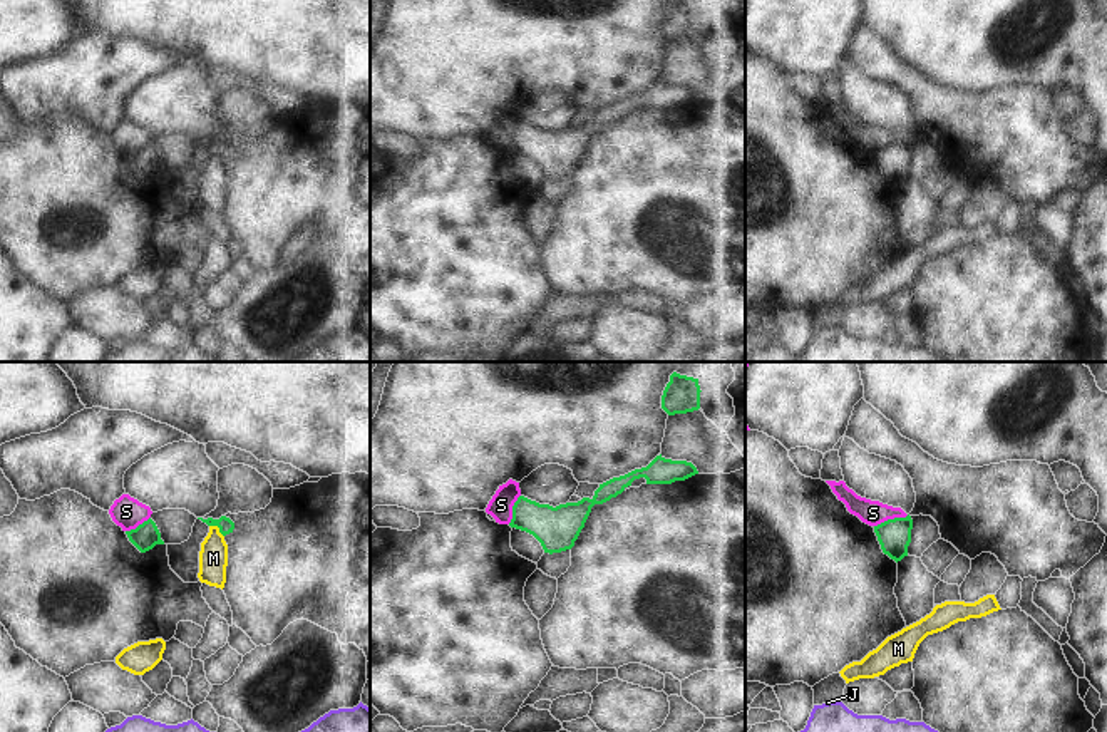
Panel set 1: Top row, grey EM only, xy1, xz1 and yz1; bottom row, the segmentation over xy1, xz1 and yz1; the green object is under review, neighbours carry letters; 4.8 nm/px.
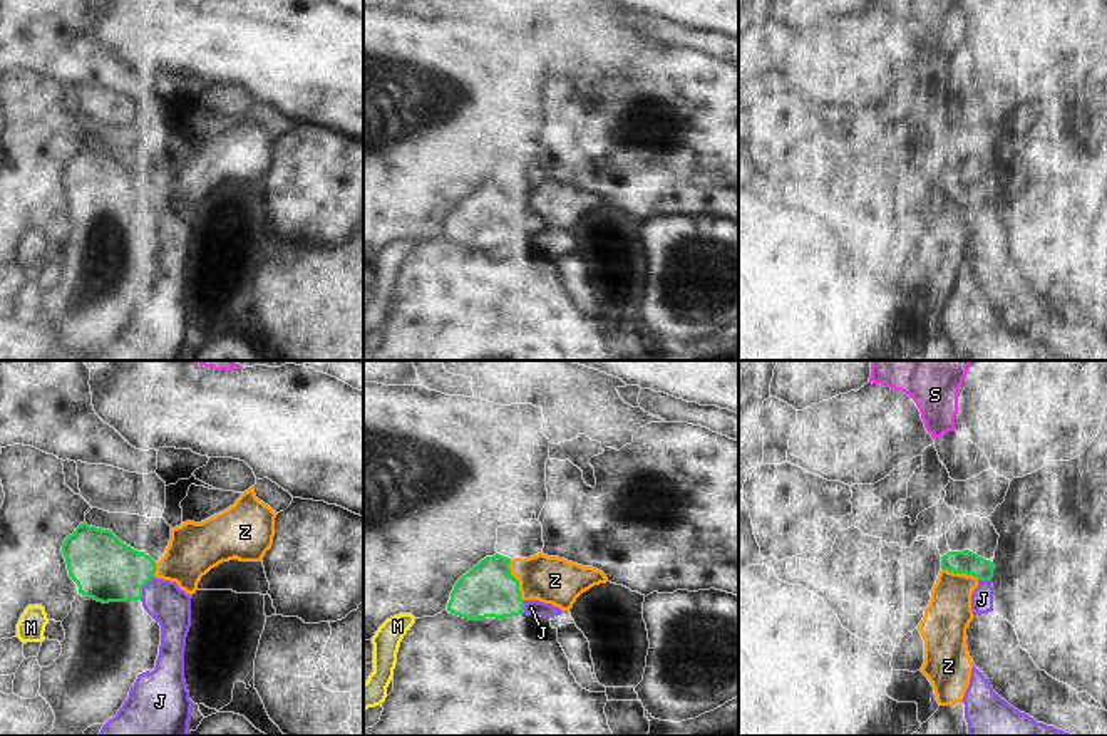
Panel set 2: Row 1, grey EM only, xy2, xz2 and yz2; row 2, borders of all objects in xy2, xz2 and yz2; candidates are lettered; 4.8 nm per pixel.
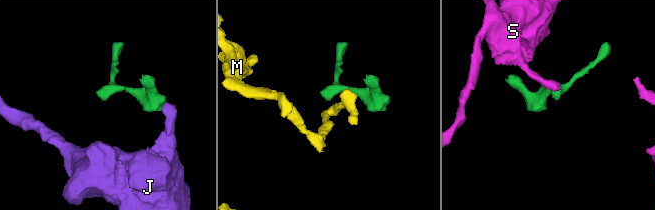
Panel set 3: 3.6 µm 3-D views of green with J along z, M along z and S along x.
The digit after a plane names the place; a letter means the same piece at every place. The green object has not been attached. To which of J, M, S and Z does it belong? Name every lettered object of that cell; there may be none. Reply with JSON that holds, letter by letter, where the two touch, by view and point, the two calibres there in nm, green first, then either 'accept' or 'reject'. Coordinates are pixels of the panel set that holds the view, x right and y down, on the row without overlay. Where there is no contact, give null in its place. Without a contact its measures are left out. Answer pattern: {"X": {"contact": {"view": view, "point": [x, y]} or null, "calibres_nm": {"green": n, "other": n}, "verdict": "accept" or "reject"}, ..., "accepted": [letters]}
{"J": {"contact": {"view": "xy2", "point": [141, 213]}, "calibres_nm": {"green": 300, "other": 200}, "verdict": "reject"}, "M": {"contact": {"view": "xy1", "point": [218, 151]}, "calibres_nm": {"green": 70, "other": 140}, "verdict": "reject"}, "S": {"contact": {"view": "yz1", "point": [891, 144]}, "calibres_nm": {"green": 160, "other": 120}, "verdict": "reject"}, "Z": {"contact": {"view": "xz2", "point": [516, 205]}, "calibres_nm": {"green": 260, "other": 220}, "verdict": "reject"}, "accepted": []}

